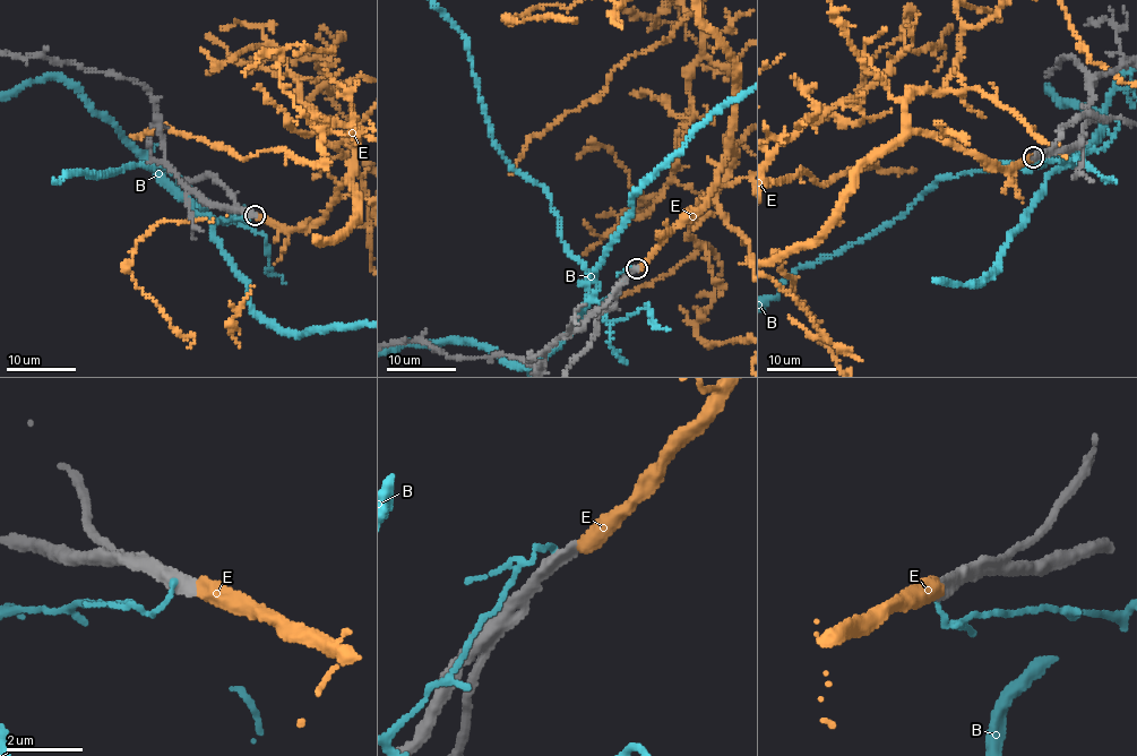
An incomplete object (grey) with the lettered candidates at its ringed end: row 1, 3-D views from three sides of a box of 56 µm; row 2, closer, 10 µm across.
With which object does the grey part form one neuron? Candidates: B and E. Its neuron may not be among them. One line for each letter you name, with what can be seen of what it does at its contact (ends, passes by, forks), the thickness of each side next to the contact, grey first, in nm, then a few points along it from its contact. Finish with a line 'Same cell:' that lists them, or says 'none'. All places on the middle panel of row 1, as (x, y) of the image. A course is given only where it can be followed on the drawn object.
E: it ends; calibres 360 and 440 nm
Same cell: E

